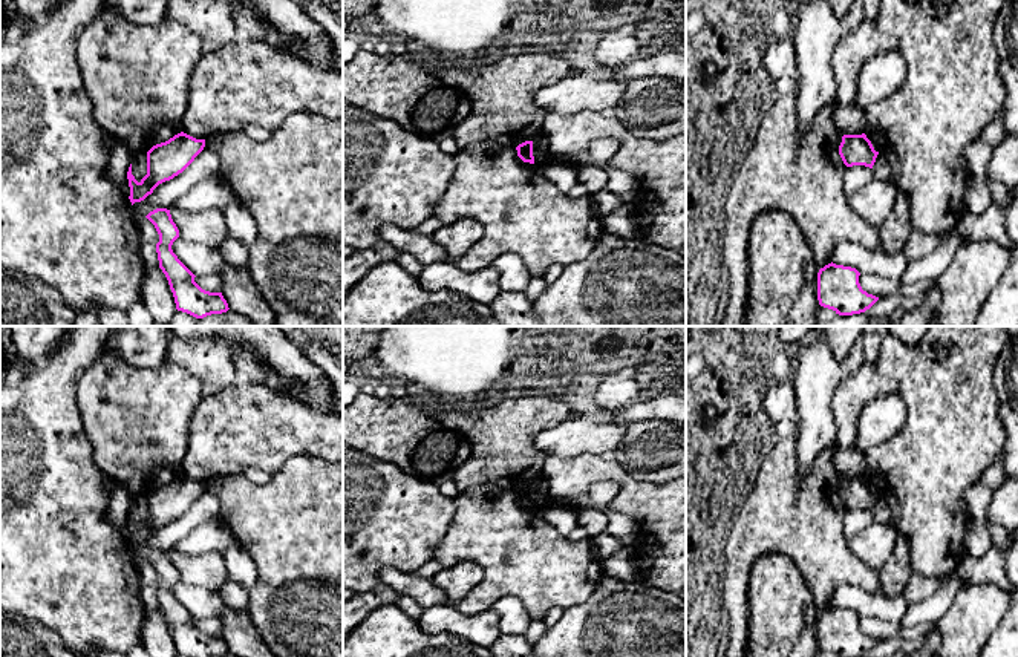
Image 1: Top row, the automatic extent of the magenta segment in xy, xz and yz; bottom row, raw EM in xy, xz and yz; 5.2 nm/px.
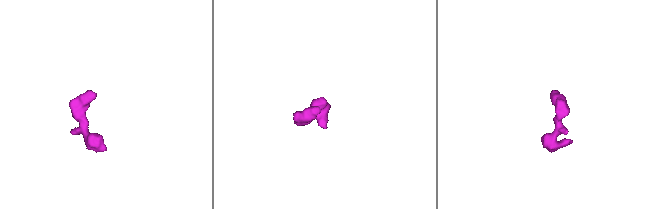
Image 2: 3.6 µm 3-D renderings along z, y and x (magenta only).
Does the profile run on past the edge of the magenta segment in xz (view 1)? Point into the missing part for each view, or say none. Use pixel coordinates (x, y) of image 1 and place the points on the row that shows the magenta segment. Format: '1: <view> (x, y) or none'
1: none

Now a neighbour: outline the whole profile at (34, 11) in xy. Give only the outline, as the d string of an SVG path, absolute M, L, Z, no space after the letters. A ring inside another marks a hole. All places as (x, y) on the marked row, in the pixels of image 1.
M12 0L12 6L15 8L14 20L21 25L40 23L44 17L55 8L60 0Z

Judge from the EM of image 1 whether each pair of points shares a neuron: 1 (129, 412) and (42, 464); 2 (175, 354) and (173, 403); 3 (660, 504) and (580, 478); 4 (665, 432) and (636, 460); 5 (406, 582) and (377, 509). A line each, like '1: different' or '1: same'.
1: different
2: different
3: same
4: same
5: different

